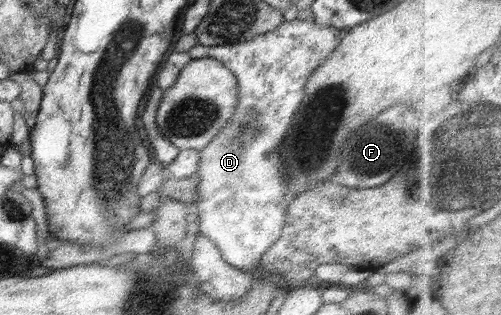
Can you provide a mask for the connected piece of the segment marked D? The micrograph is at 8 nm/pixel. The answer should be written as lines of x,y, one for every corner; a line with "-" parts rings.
314,18
294,19
293,21
284,21
279,27
276,27
272,32
268,31
263,35
256,35
253,39
249,41
244,41
243,43
235,43
229,45
213,45
206,46
197,44
192,47
188,54
192,59
204,59
212,58
216,61
221,62
225,65
233,76
235,77
239,89
239,102
235,106
235,113
232,115
227,125
223,127
223,130
219,134
215,135
215,138
200,150
200,162
196,173
198,184
196,187
195,202
191,205
191,212
195,213
199,217
199,231
201,235
208,237
217,247
221,250
222,258
233,267
244,272
250,272
252,274
260,273
260,265
263,255
265,252
282,236
282,227
287,215
287,207
289,207
289,197
285,194
286,185
286,175
284,175
284,167
279,167
279,153
277,153
277,147
281,143
281,137
285,135
285,131
289,129
291,125
291,117
296,112
297,107
301,105
301,101
305,99
305,85
309,81
309,77
312,77
312,73
319,69
319,65
323,65
323,61
326,61
329,54
336,49
337,45
343,37
344,31
337,29
336,27
331,27
330,25
319,25

